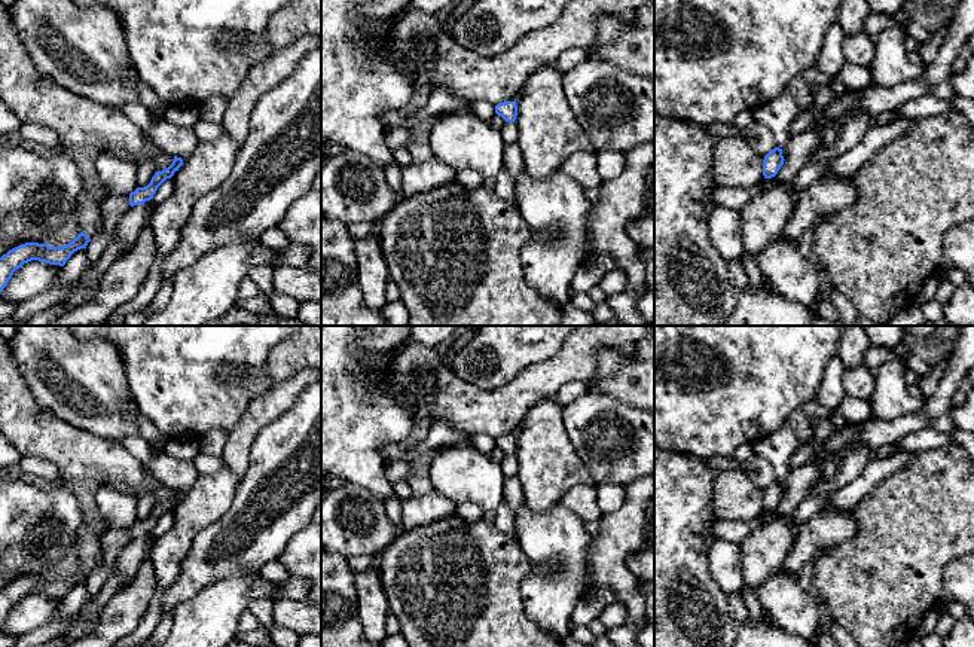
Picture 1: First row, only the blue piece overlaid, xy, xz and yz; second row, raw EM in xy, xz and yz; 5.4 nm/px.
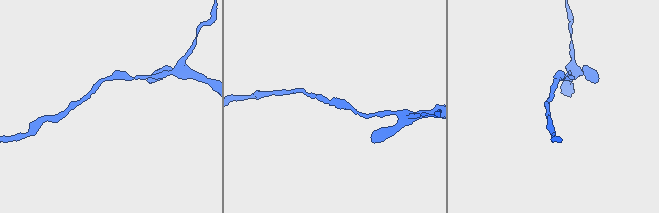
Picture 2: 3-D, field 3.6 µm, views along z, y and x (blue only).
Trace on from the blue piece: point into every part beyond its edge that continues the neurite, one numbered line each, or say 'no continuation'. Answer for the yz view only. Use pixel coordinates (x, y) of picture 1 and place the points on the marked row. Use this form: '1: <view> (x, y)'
no continuation

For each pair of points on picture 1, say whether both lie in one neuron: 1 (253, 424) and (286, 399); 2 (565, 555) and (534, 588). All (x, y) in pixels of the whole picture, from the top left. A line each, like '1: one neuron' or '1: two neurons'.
1: one neuron
2: one neuron

